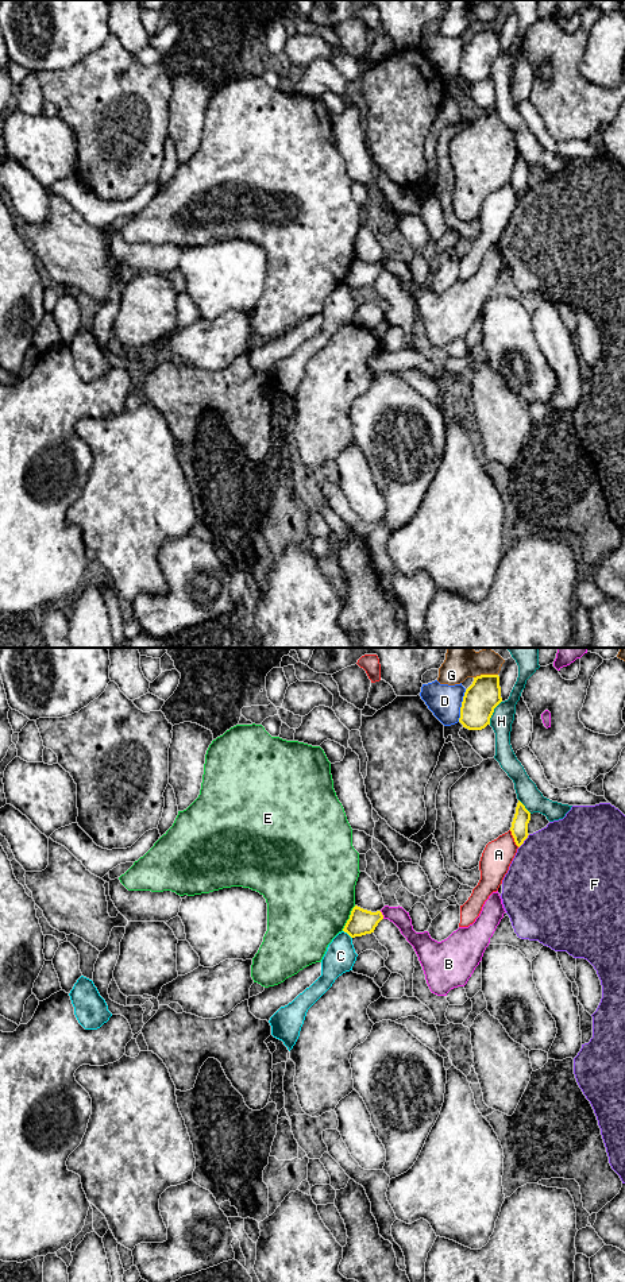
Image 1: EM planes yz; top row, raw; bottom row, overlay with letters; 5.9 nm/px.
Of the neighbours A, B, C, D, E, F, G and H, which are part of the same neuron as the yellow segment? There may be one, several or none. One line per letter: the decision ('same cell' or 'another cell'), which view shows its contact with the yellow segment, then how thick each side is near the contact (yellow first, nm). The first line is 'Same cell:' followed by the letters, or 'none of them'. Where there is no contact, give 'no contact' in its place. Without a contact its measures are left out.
Same cell: none of them
A: another cell; meets yellow in yz; 100 nm thick on the yellow side, 180 nm on the other
B: another cell; meets yellow in yz; 150 nm thick on the yellow side, 100 nm on the other
C: another cell; meets yellow in yz; 150 nm thick on the yellow side, 180 nm on the other
D: another cell; meets yellow in yz; 200 nm thick on the yellow side, 200 nm on the other
E: another cell; meets yellow in yz; 150 nm thick on the yellow side, 480 nm on the other
F: another cell; meets yellow in yz; 100 nm thick on the yellow side, 480 nm on the other
G: another cell; meets yellow in yz; 200 nm thick on the yellow side, 200 nm on the other
H: another cell; meets yellow in yz; 200 nm thick on the yellow side, 130 nm on the other

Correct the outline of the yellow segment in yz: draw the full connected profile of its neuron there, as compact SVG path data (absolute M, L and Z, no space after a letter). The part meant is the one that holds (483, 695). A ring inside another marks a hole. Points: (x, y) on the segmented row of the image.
M477 676L464 692L459 722L468 730L482 730L501 702L499 676Z

